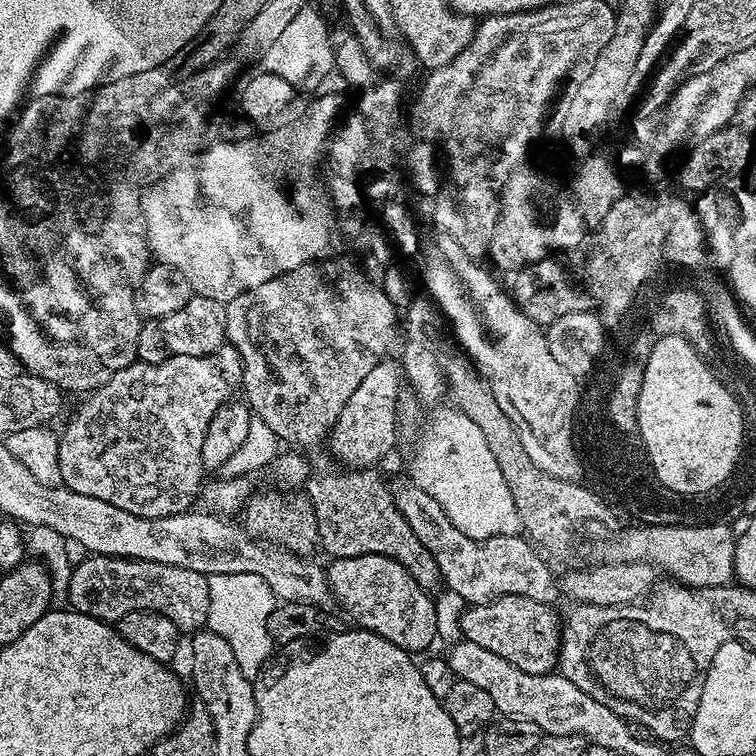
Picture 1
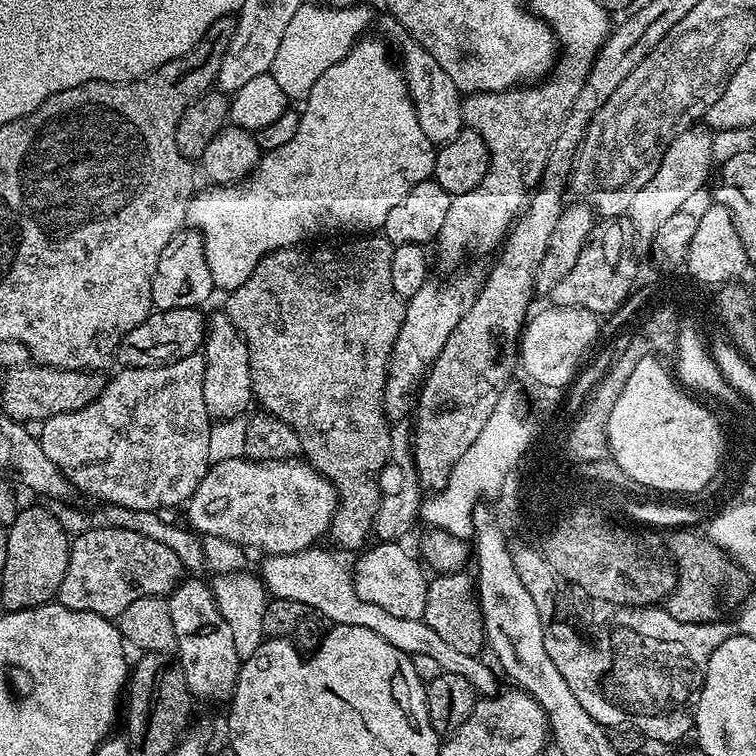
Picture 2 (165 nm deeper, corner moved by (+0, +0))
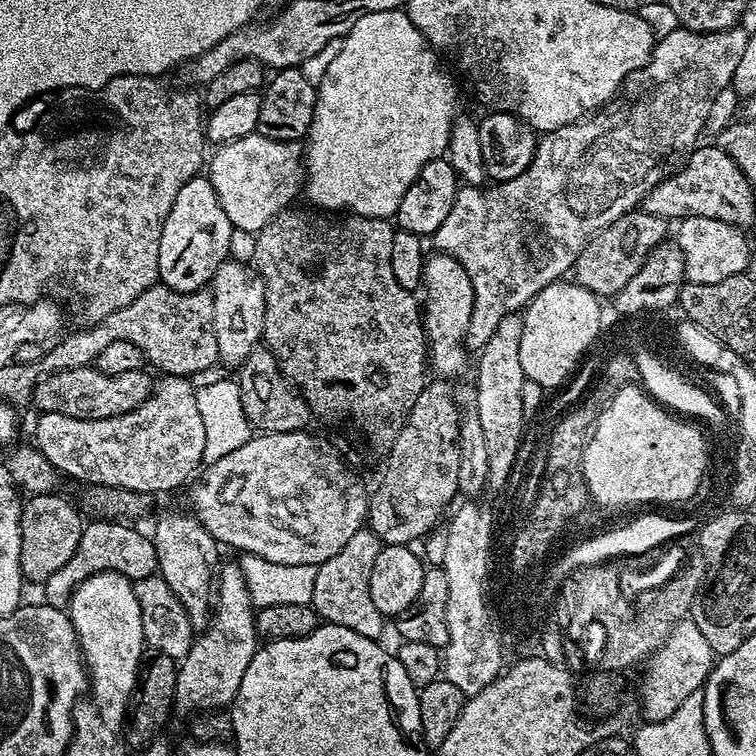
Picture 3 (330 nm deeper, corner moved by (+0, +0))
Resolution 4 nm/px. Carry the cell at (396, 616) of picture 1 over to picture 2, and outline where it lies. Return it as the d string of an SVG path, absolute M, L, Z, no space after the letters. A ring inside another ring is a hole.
M376 542L373 548L359 553L360 561L351 569L352 584L356 588L358 598L366 602L374 602L374 606L382 606L390 614L398 618L423 617L426 610L426 590L429 577L424 576L426 568L415 555L411 556L400 542Z

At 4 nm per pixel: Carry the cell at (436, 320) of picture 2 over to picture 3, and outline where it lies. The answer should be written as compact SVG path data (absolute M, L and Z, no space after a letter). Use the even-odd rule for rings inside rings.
M679 26L673 27L673 29L673 32L668 32L665 36L661 35L657 39L646 66L635 68L624 80L624 87L620 89L618 95L609 100L603 108L593 112L591 116L580 120L577 124L562 126L558 130L541 135L536 141L536 153L530 166L526 166L526 170L522 174L518 174L518 178L505 180L495 186L462 186L457 190L454 206L450 209L446 222L442 222L442 226L438 226L438 230L434 233L435 251L446 256L453 256L466 270L474 288L474 310L470 318L467 339L467 343L473 349L479 350L484 347L486 342L490 342L490 334L494 334L494 330L498 330L498 322L502 322L502 318L519 313L543 288L567 277L564 275L567 272L569 275L575 269L578 254L582 254L582 250L588 245L589 240L606 226L610 226L610 222L614 222L618 218L622 218L627 212L633 211L643 201L647 192L654 186L658 186L658 182L669 175L670 167L668 168L668 164L675 165L681 157L691 153L697 147L698 141L696 139L699 138L700 131L702 133L705 131L710 106L714 106L714 98L718 98L718 94L722 94L722 90L732 83L734 70L742 58L742 50L748 40L748 32L740 26L728 28L725 32L695 32ZM527 220L537 220L540 223L540 228L544 231L545 238L548 239L545 244L531 244L528 241L528 236L524 233L524 223Z

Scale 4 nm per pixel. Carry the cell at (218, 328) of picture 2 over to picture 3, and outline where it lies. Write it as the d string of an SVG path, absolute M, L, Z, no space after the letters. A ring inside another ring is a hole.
M229 258L218 266L210 285L214 304L214 334L218 338L219 363L239 366L261 343L264 334L266 298L264 284L251 267Z

